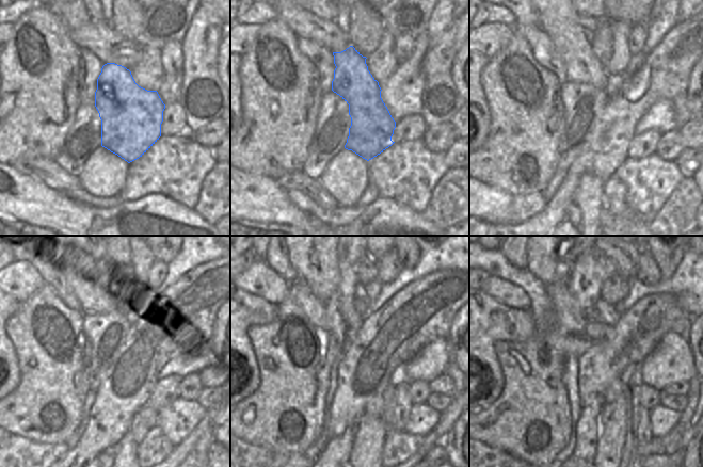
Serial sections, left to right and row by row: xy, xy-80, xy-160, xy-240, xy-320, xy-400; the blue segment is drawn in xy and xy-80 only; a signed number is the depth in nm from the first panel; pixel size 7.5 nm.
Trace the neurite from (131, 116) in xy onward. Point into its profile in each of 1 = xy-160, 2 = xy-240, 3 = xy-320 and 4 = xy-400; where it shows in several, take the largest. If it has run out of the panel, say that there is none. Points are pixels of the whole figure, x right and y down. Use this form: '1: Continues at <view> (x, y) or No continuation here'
1: Continues at xy-160 (559, 19)
2: Continues at xy-240 (81, 257)
3: Continues at xy-320 (315, 257)
4: Continues at xy-400 (542, 261)

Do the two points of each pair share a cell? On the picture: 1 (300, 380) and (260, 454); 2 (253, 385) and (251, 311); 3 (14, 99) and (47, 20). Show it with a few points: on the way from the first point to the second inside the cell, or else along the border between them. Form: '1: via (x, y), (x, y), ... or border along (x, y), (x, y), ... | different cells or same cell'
1: border along (241, 439), (288, 453) | different cells
2: via (252, 367), (248, 354), (241, 348), (241, 329) | same cell
3: via (33, 80), (49, 63), (50, 53), (47, 39) | same cell

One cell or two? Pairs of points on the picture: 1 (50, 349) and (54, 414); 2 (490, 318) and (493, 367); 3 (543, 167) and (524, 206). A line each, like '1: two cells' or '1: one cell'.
1: one cell
2: one cell
3: two cells

